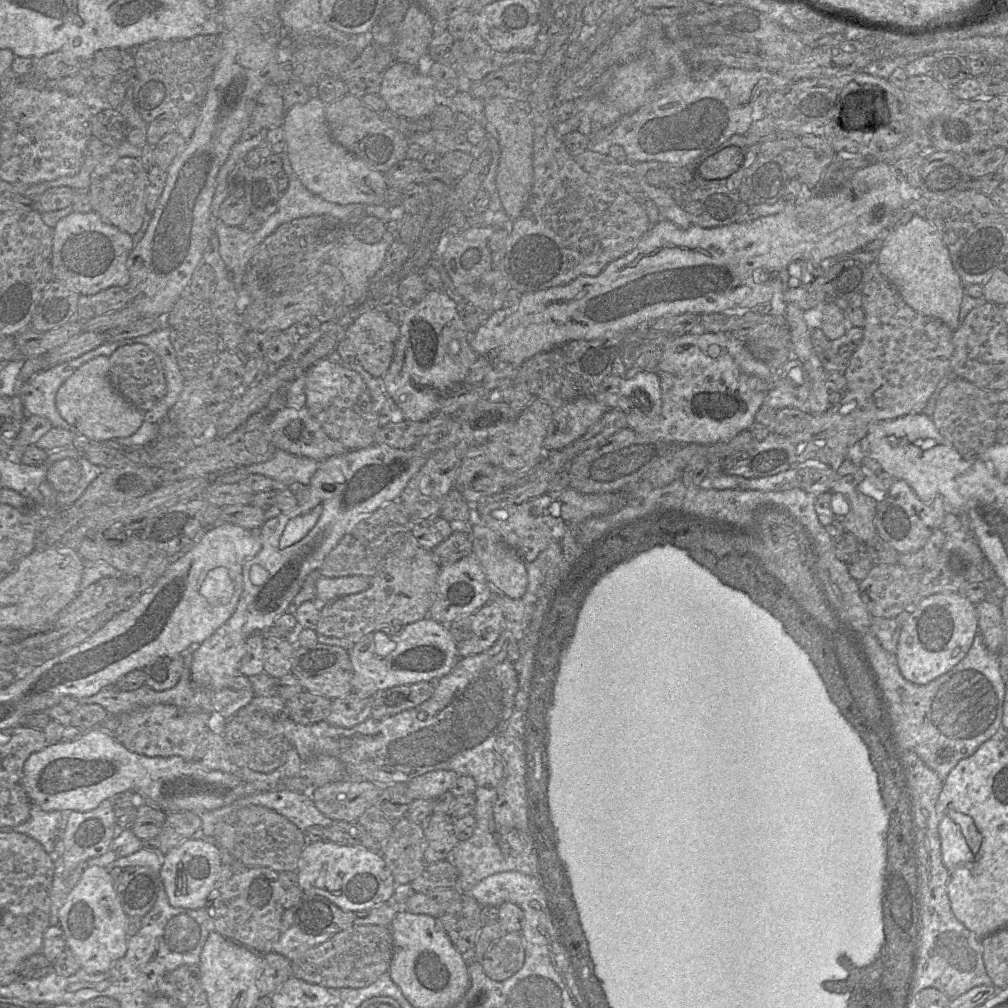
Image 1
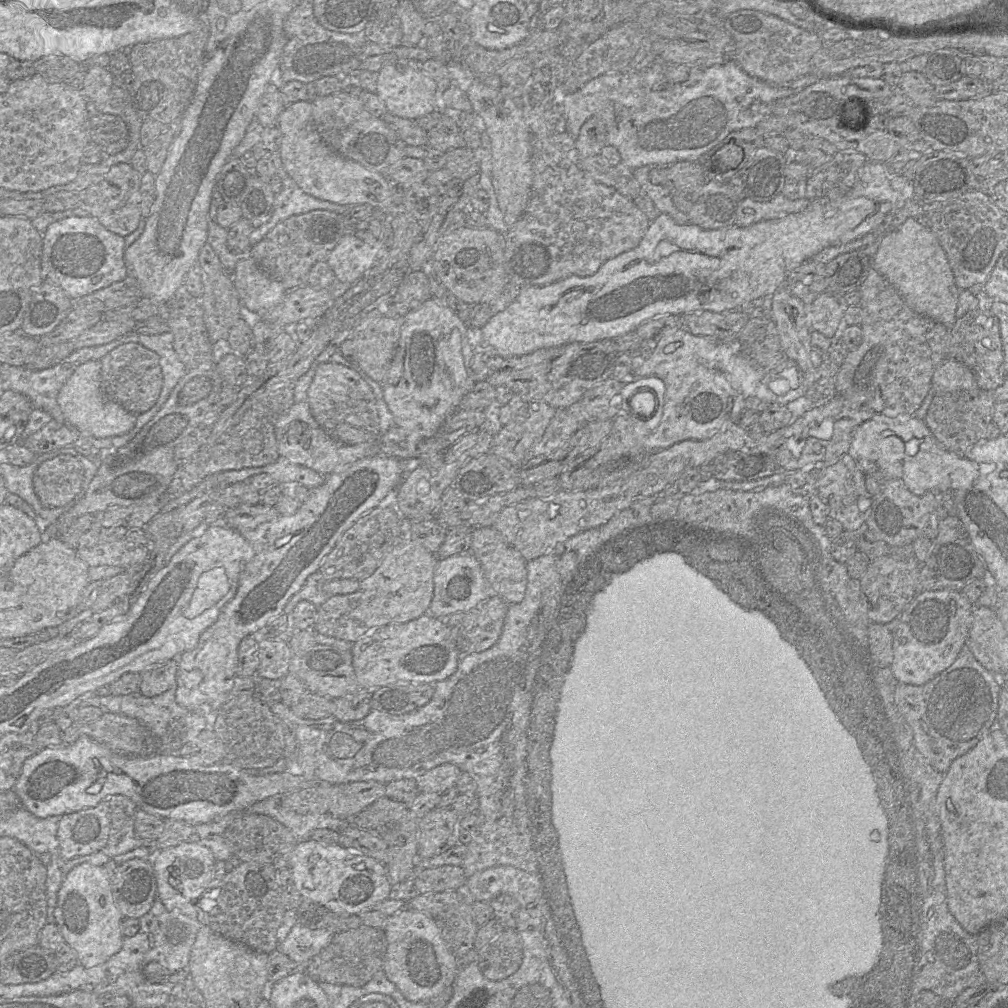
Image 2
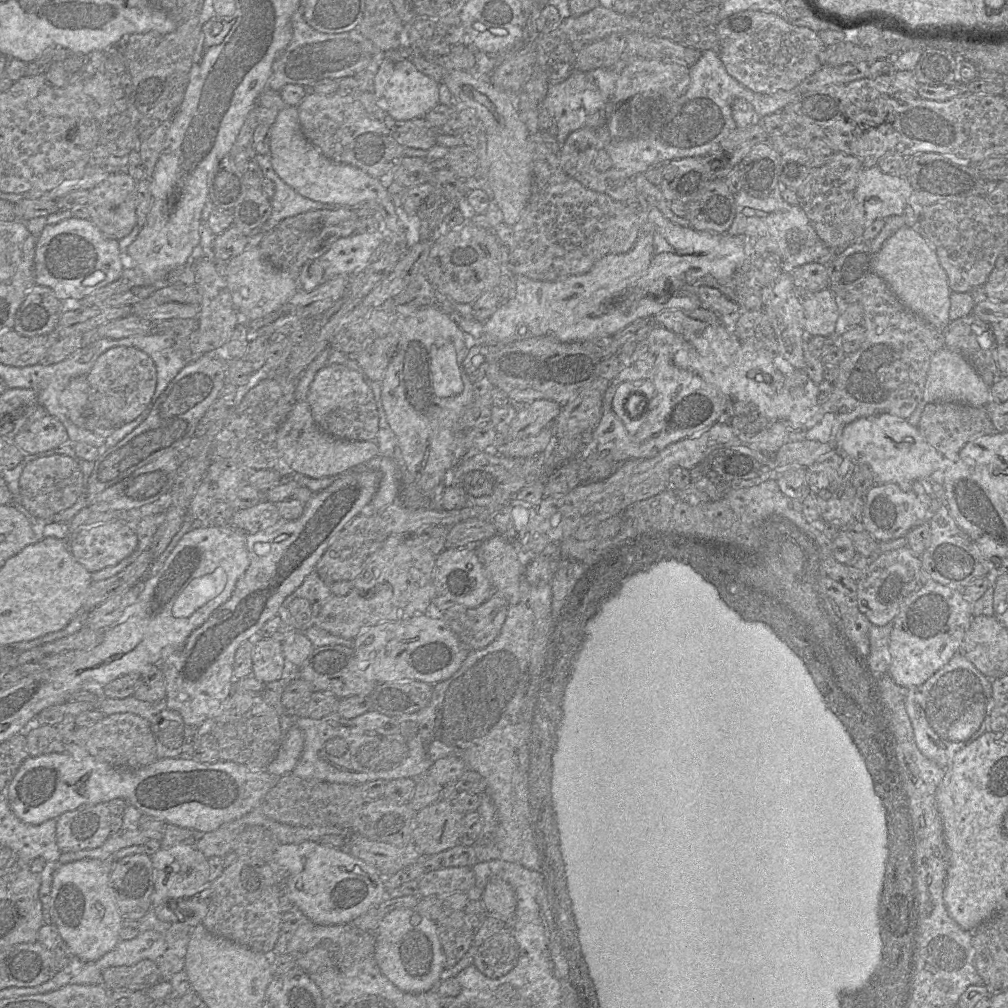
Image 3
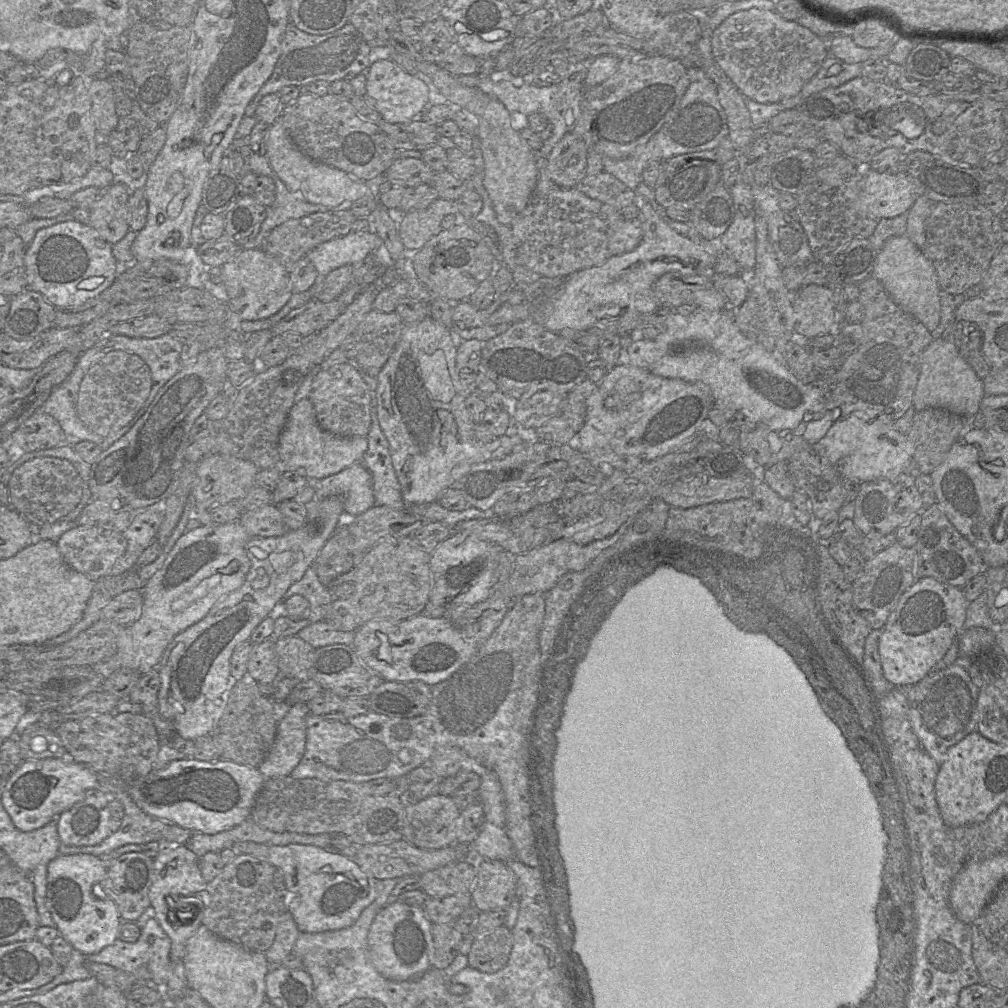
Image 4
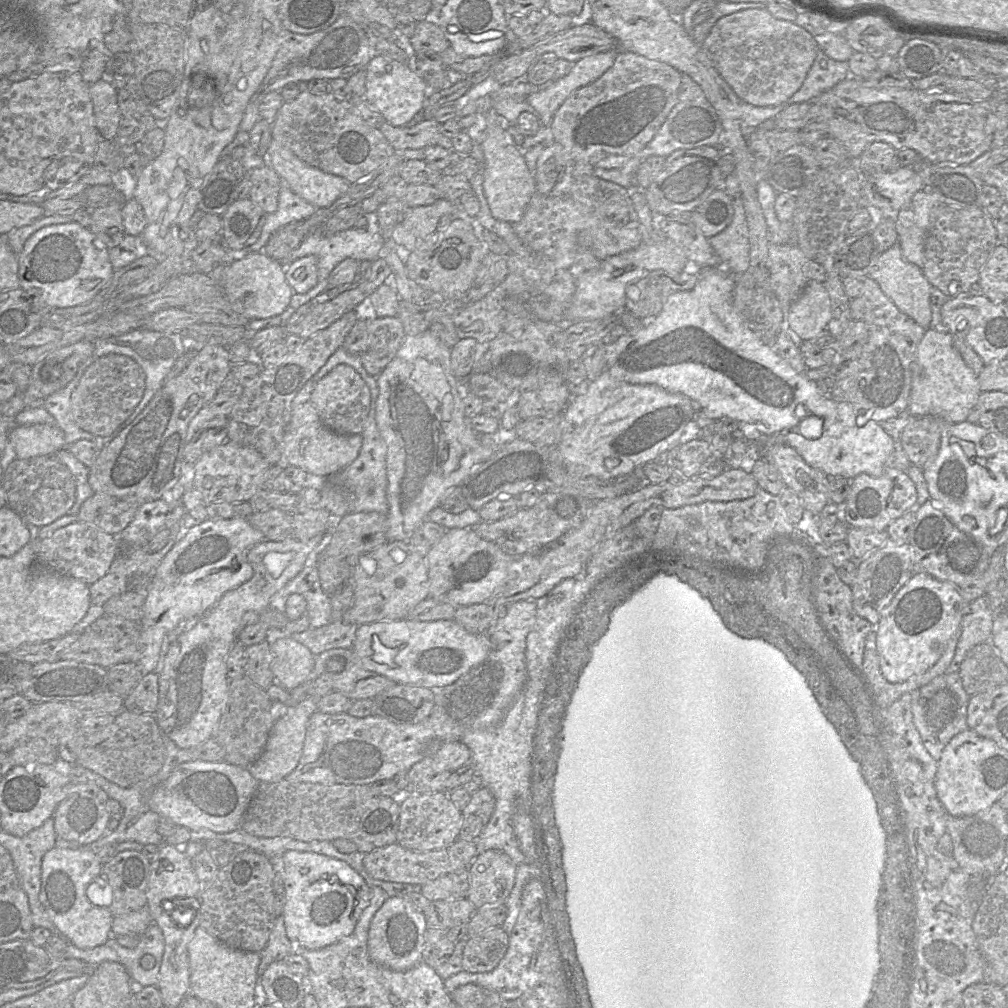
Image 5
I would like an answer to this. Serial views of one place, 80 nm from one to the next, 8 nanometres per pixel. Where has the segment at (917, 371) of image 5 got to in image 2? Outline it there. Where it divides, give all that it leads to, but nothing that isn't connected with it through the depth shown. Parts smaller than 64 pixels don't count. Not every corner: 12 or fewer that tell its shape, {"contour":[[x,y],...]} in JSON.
{"contour":[[950,357],[936,368],[935,395],[980,389],[972,371]]}

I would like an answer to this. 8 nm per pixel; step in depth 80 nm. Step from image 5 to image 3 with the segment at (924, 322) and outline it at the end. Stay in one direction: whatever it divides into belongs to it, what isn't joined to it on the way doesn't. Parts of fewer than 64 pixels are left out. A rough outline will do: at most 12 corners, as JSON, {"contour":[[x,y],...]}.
{"contour":[[903,226],[874,272],[912,313],[943,332],[947,275],[918,228]]}

